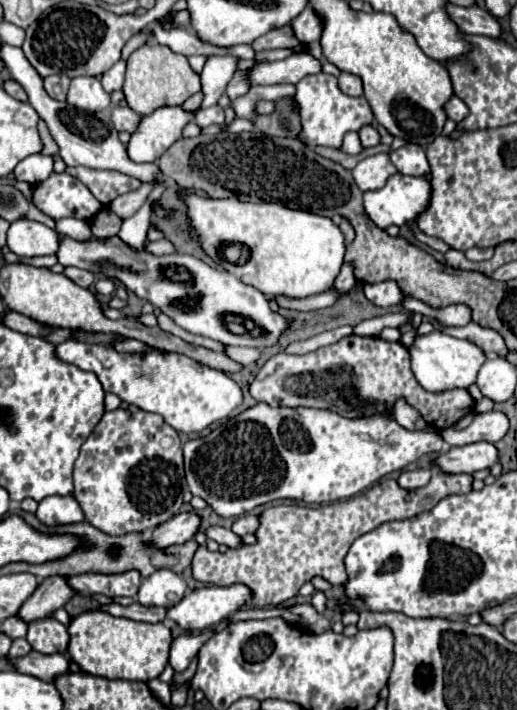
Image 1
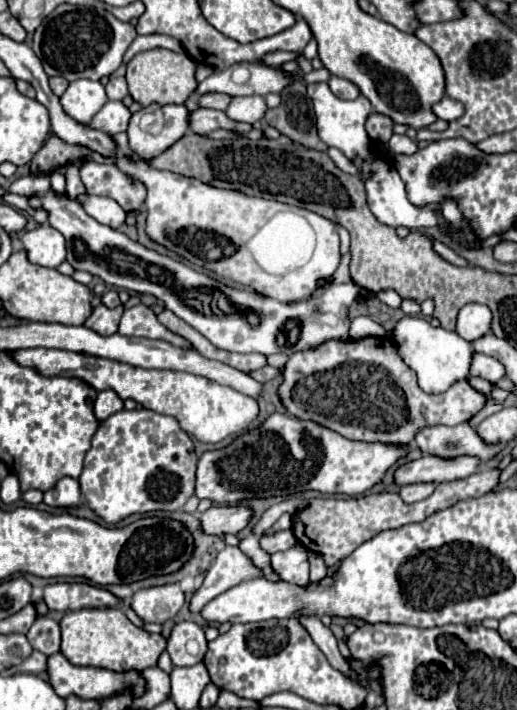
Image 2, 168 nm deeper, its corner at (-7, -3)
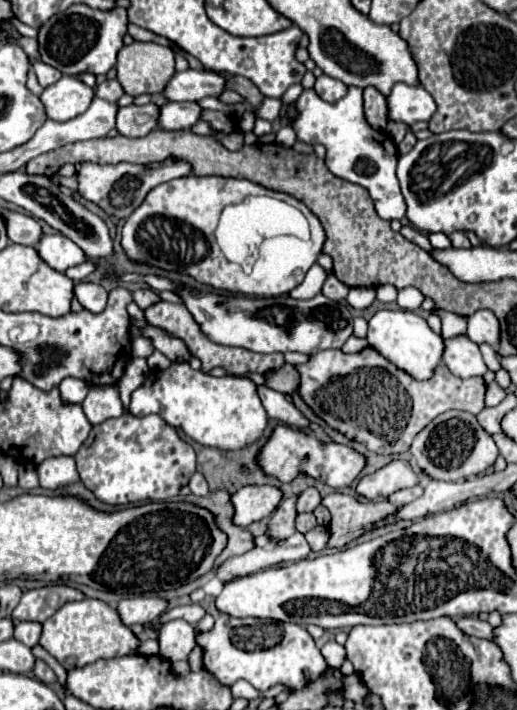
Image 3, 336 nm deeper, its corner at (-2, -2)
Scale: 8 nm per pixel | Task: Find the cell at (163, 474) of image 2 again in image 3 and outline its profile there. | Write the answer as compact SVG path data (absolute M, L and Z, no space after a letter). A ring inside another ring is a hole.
M124 413L122 417L94 425L74 459L82 485L106 505L168 501L196 473L194 449L160 415L136 417Z

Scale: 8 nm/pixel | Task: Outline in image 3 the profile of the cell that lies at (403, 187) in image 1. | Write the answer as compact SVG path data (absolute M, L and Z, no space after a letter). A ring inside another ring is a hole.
M350 87L346 97L340 101L328 103L316 95L314 89L304 89L304 93L296 101L298 105L298 121L294 121L294 131L304 143L322 143L326 147L326 165L328 169L350 183L362 185L368 189L376 213L386 219L402 219L406 215L406 203L400 193L398 177L396 177L396 159L398 149L392 143L386 131L374 131L366 125L362 113L362 91L358 87Z

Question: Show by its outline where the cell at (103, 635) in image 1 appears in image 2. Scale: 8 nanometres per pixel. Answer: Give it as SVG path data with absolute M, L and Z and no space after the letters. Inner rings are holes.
M81 608L67 612L59 620L61 628L61 654L75 666L95 666L115 672L139 670L157 664L159 654L167 642L161 634L149 634L143 628L131 624L121 608Z

